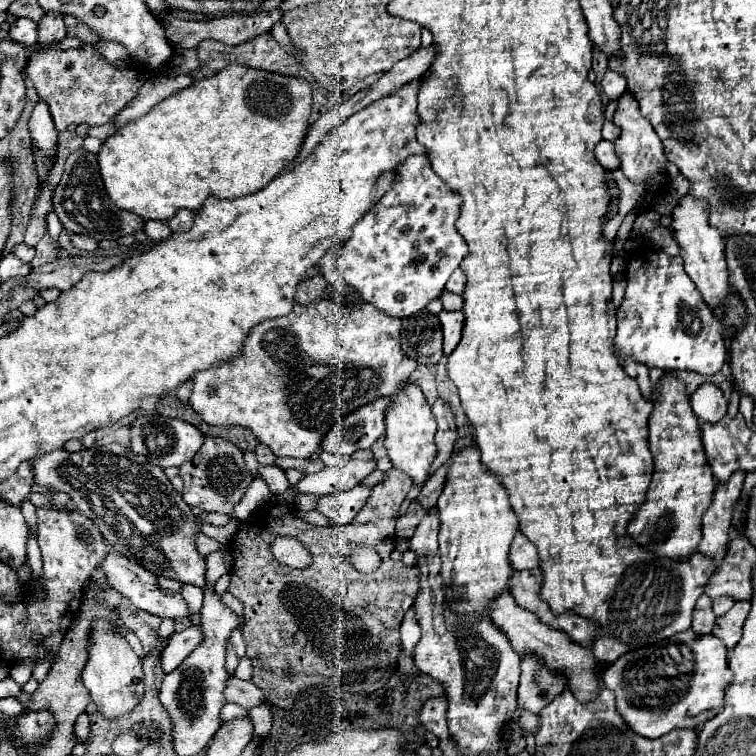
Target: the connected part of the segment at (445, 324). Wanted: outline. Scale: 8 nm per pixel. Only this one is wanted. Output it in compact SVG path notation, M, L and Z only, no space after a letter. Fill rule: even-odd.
M440 312L438 314L442 330L444 330L444 354L450 356L450 352L454 352L454 348L460 342L462 336L462 324L464 324L464 316L462 312Z

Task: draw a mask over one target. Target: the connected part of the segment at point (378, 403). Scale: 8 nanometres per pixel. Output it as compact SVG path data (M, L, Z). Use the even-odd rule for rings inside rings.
M378 398L348 414L324 436L320 448L330 454L354 454L356 450L370 448L384 434L384 412L388 402L388 398Z

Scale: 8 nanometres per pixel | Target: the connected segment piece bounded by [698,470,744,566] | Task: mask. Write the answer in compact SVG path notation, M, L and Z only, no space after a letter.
M738 470L726 480L726 484L718 484L712 494L712 502L708 512L702 516L702 540L698 550L712 558L714 566L718 566L726 556L728 546L728 532L730 532L730 518L734 512L734 504L740 498L744 482L744 472Z

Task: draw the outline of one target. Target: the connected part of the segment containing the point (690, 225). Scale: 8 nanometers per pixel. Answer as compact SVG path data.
M686 194L678 200L670 216L672 216L672 224L668 226L668 230L672 232L672 236L680 246L680 256L684 258L686 274L692 278L692 282L700 290L706 304L716 314L720 314L720 304L730 292L730 284L728 284L728 268L724 260L724 238L716 228L708 224L708 204L704 200L698 200L696 196Z

